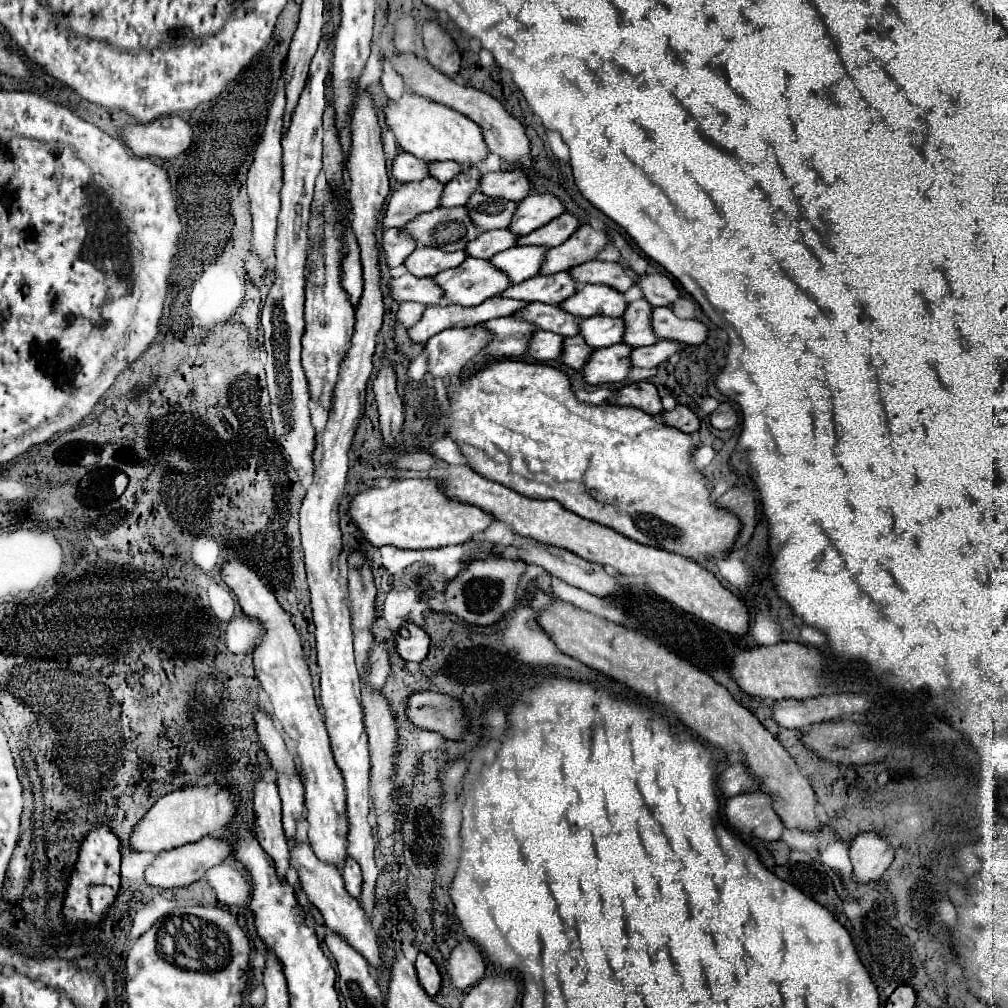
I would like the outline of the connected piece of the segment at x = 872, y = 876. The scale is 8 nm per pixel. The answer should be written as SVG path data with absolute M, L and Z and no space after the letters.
M862 832L850 846L854 876L860 882L878 880L894 860L894 848L876 832Z

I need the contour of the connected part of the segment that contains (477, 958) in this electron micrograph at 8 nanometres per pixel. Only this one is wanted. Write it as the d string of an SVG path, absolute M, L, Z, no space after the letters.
M470 940L458 944L446 960L446 974L450 976L452 988L460 992L474 986L484 976L484 970L486 962L476 944L472 944Z

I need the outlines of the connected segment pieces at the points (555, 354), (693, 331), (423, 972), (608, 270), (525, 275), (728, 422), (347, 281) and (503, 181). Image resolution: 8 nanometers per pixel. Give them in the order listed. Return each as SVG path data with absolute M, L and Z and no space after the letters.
M536 330L532 340L530 340L530 348L528 348L528 356L536 362L550 362L550 360L558 360L564 352L564 336L558 336L554 332L546 332L546 330Z
M654 308L652 326L660 340L678 340L682 344L698 346L708 338L706 324L700 320L682 320L672 312L672 308Z
M418 954L416 958L416 972L418 972L418 982L426 990L428 996L436 996L440 990L440 972L436 970L434 962L426 954Z
M602 260L584 262L576 268L570 268L570 274L578 284L604 284L604 286L612 286L620 292L626 292L630 286L636 284L626 274L624 266L616 264L616 262L602 262Z
M516 246L500 252L490 262L506 272L512 284L520 284L538 274L538 268L542 268L542 256L546 256L546 248L542 246Z
M722 402L712 414L710 414L710 424L718 430L728 430L738 424L738 414L730 402Z
M350 230L346 234L346 258L342 264L342 272L342 286L350 294L350 302L356 306L362 296L362 266L358 258L358 244Z
M516 168L484 174L480 180L480 192L484 192L486 196L520 202L534 192L534 184L530 182L528 174L522 168Z

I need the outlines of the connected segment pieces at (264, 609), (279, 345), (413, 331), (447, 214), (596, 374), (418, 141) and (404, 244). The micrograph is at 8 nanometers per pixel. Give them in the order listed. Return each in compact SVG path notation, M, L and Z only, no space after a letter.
M230 558L220 570L220 578L236 594L242 612L248 618L262 622L264 626L262 642L254 650L254 670L262 688L270 696L274 718L280 722L284 732L296 742L296 752L300 758L300 774L306 788L306 810L310 824L308 840L320 860L342 868L346 858L346 834L348 834L344 780L332 758L328 732L324 728L324 716L320 714L314 698L312 676L302 652L300 634L296 632L290 614L284 612L276 596L260 582L258 574L250 570L244 562L240 562L238 558Z
M330 34L322 36L318 52L312 58L310 74L300 100L292 112L290 128L282 138L284 148L284 186L280 192L282 212L278 216L276 230L276 268L274 284L262 306L262 326L266 334L266 378L270 392L272 422L276 440L288 452L292 468L304 486L312 478L312 450L314 450L314 428L308 412L308 382L300 364L302 332L304 332L304 286L306 286L306 254L308 254L308 232L306 220L310 220L310 200L314 198L314 182L322 170L322 112L326 108L326 78L332 64L334 40Z
M490 298L478 306L462 308L460 304L452 306L428 306L422 320L410 328L410 338L414 342L426 342L430 336L446 330L446 328L466 328L474 324L482 324L492 318L512 316L526 306L524 300L510 298Z
M466 206L424 212L406 224L404 230L416 238L418 246L438 246L446 252L464 250L470 240L482 234L482 230L470 220Z
M614 344L610 348L594 350L582 374L588 384L614 384L624 382L632 368L632 348L628 344Z
M406 92L396 102L388 100L382 110L384 110L386 126L394 132L398 146L404 152L414 154L416 158L422 158L426 162L456 160L462 166L476 166L488 154L488 148L482 138L482 128L470 118L466 118L464 114L444 104L436 104L432 100L426 100L424 96Z
M388 228L384 230L384 244L382 244L384 252L386 252L386 262L390 268L400 266L406 256L410 256L410 252L416 250L414 238L406 236L406 232L396 230L396 228Z

